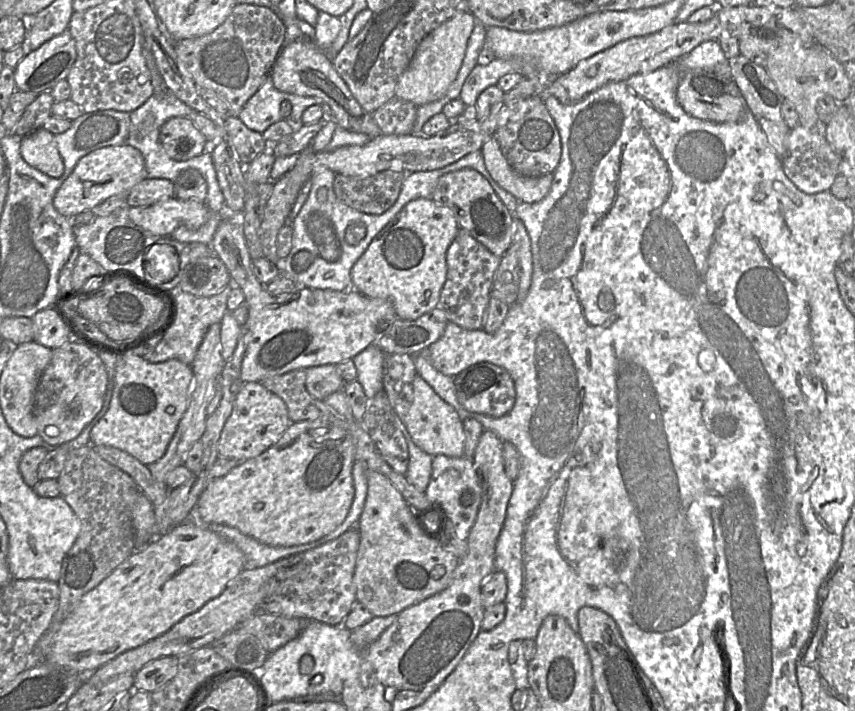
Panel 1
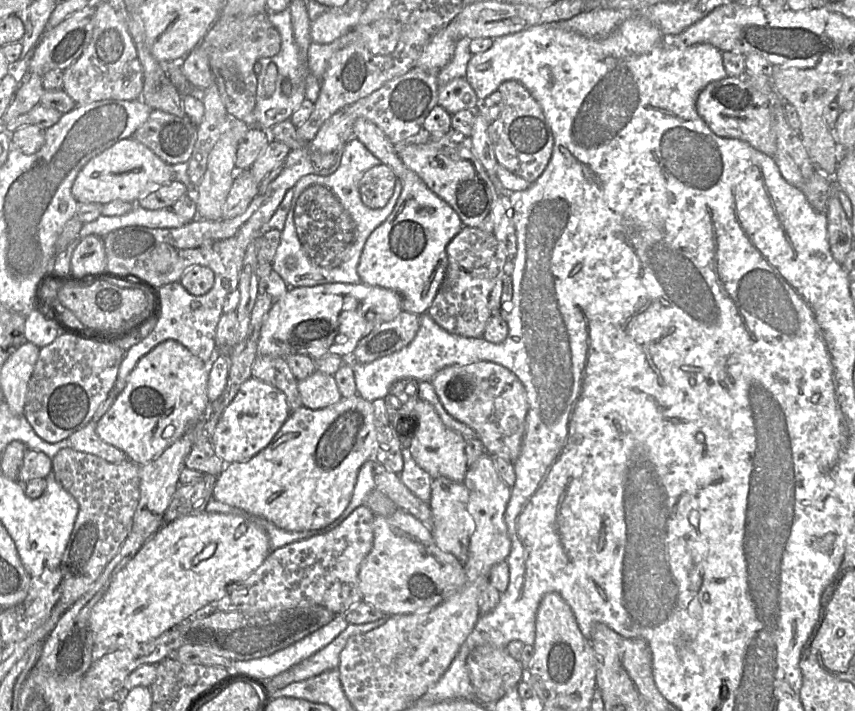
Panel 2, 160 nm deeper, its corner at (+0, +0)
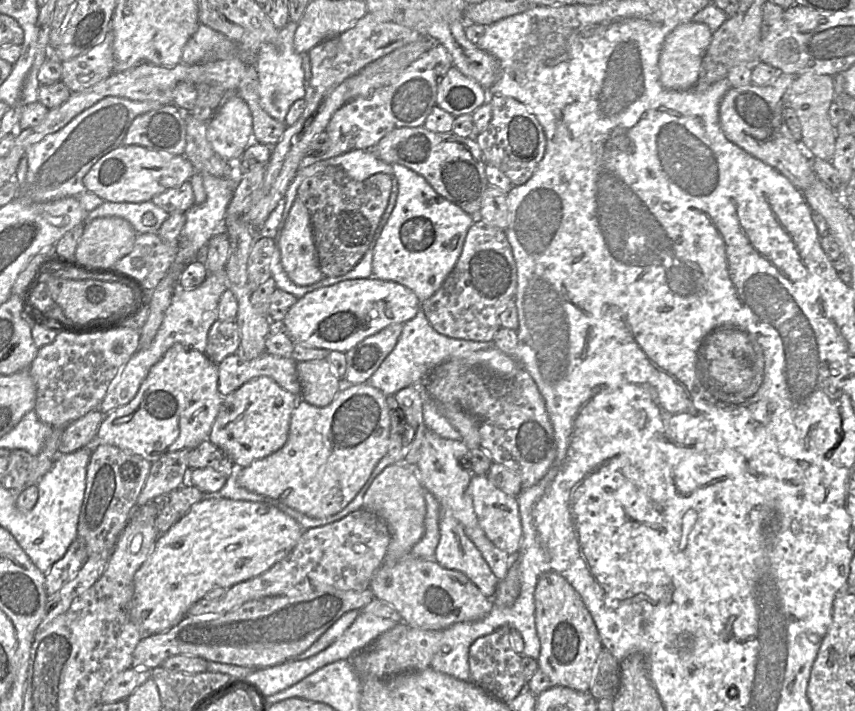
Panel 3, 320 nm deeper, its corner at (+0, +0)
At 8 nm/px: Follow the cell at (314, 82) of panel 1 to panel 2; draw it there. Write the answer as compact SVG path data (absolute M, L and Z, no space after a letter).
M358 118L354 134L366 148L389 166L402 183L397 202L387 217L367 239L357 273L361 283L397 292L402 299L402 310L417 315L427 313L446 274L447 245L461 231L459 215L443 199L432 192L425 182L399 158L397 150L384 132L374 123Z

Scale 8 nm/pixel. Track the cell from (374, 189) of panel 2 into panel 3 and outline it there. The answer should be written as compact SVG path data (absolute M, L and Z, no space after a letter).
M329 166L300 184L297 197L307 208L312 224L316 258L325 277L338 277L351 271L369 248L392 189L392 175L374 174L358 182L346 172Z

